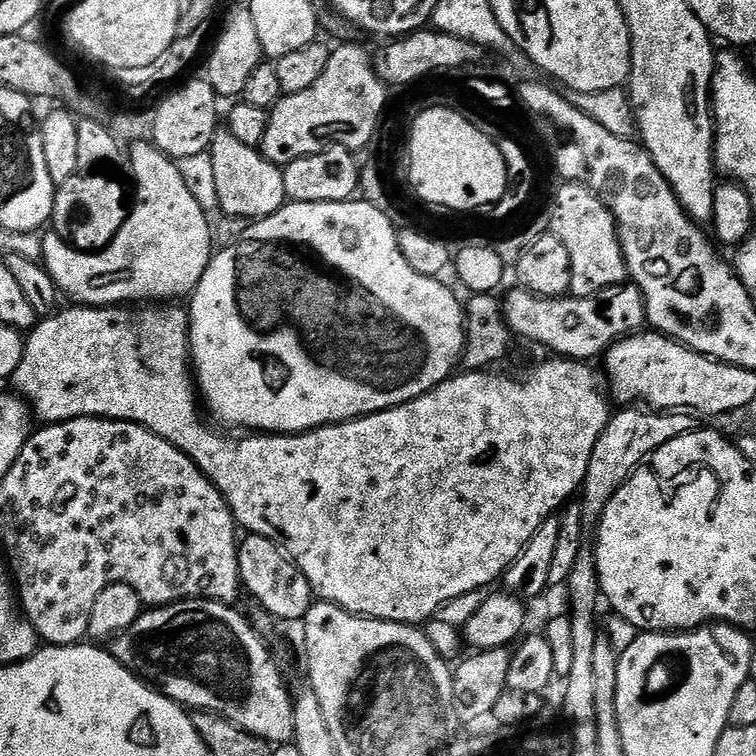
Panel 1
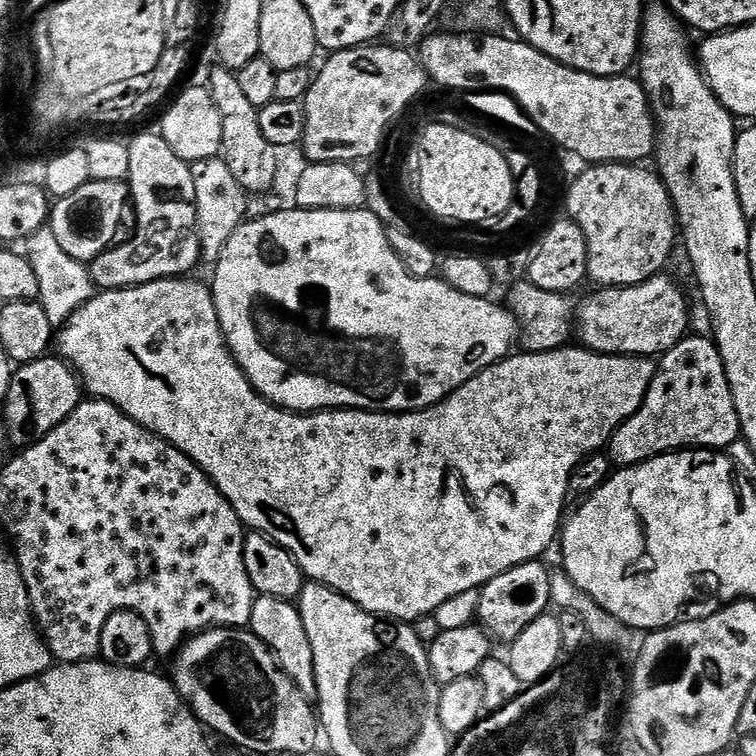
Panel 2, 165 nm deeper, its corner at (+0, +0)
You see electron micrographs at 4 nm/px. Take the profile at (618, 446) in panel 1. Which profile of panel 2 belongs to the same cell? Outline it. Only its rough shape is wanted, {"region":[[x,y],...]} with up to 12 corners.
{"region":[[715,339],[659,357],[607,441],[617,469],[741,439]]}

